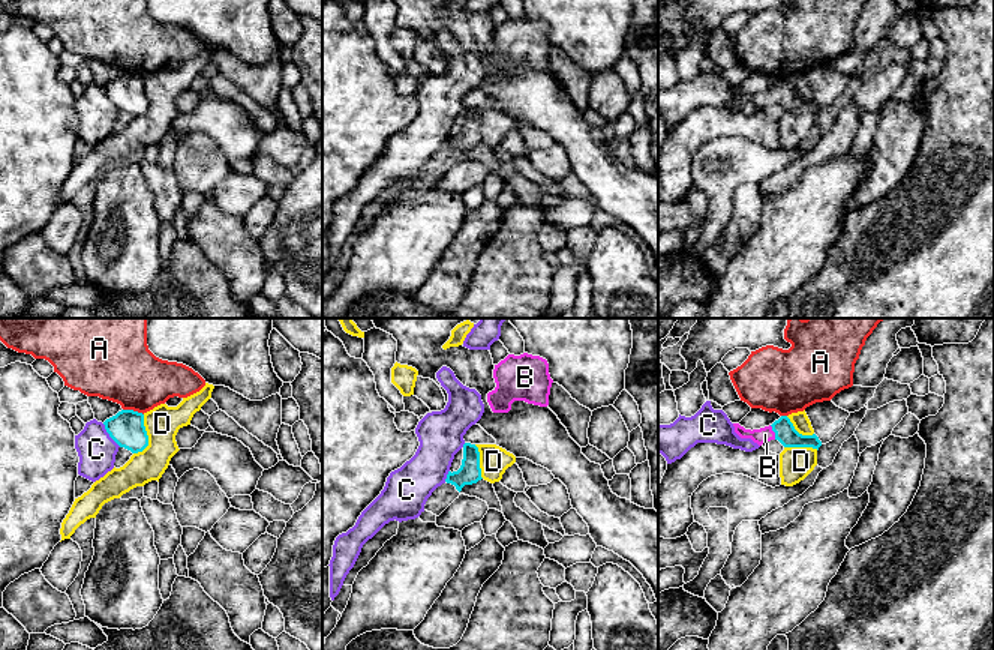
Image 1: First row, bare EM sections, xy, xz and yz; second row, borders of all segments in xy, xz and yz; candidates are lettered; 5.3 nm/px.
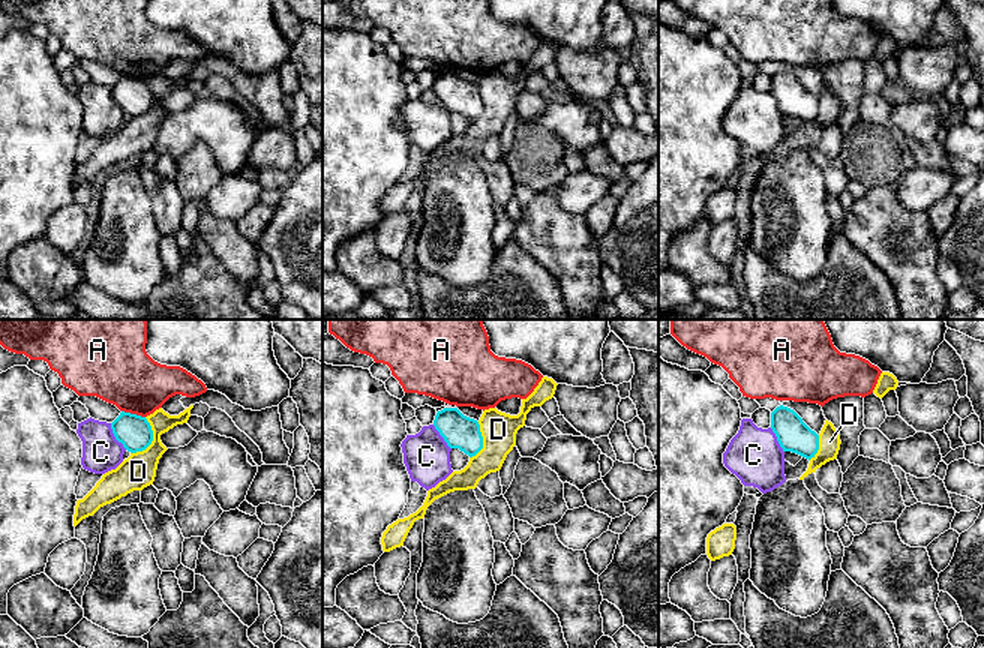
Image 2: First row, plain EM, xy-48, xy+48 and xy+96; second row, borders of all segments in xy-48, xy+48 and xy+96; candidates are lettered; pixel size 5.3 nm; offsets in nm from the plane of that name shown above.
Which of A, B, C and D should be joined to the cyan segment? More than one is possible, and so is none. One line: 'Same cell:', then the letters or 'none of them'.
Same cell: B

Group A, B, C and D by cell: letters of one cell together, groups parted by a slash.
A / B / C / D

